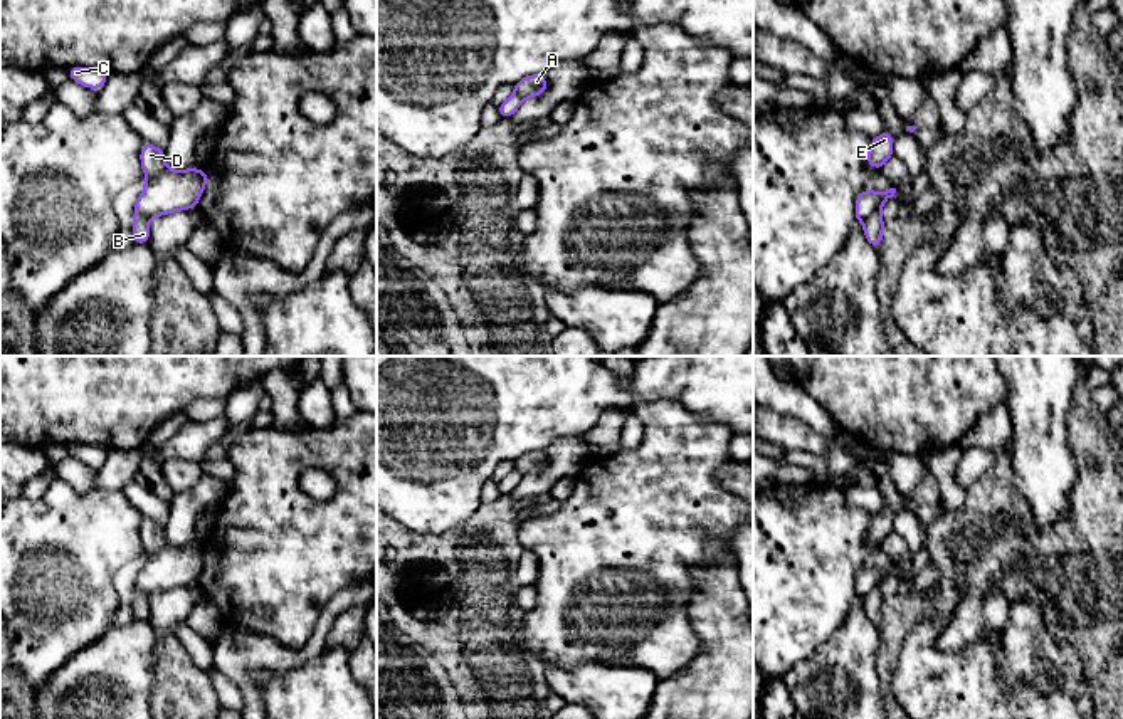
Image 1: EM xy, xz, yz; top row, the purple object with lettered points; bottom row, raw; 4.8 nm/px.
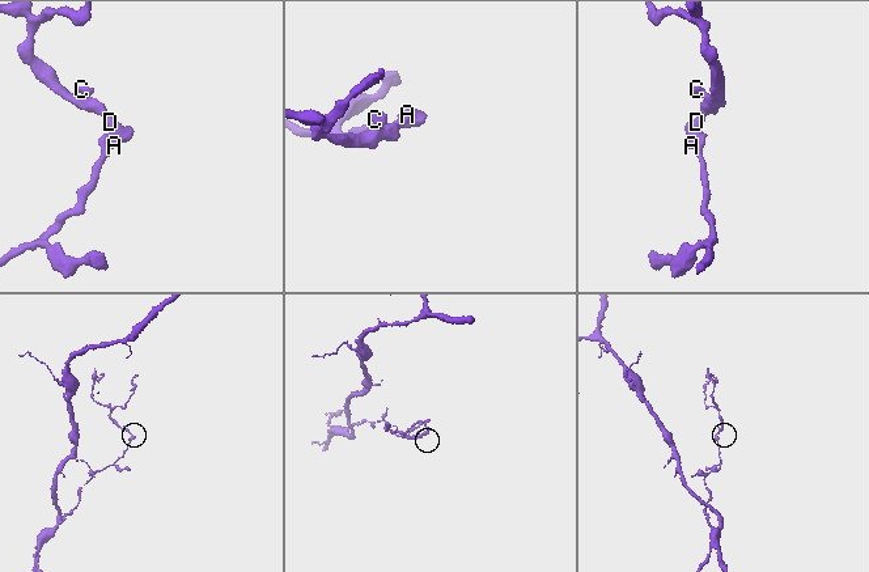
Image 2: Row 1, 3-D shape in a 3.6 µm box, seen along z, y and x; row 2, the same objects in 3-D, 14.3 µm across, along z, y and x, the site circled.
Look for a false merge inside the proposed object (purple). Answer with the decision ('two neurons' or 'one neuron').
two neurons

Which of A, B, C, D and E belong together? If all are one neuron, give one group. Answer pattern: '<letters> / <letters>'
A C D E / B

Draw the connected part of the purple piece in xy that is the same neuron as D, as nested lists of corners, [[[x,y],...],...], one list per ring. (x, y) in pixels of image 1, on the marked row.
[[[143,143],[140,160],[148,183],[134,208],[146,220],[198,205],[203,186],[208,181],[205,170],[173,171],[165,163],[165,150],[150,143]]]

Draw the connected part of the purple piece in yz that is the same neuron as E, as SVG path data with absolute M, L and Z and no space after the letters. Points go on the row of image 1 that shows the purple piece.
M883 129L883 133L871 141L866 163L876 170L881 170L893 156L893 141L894 136Z

